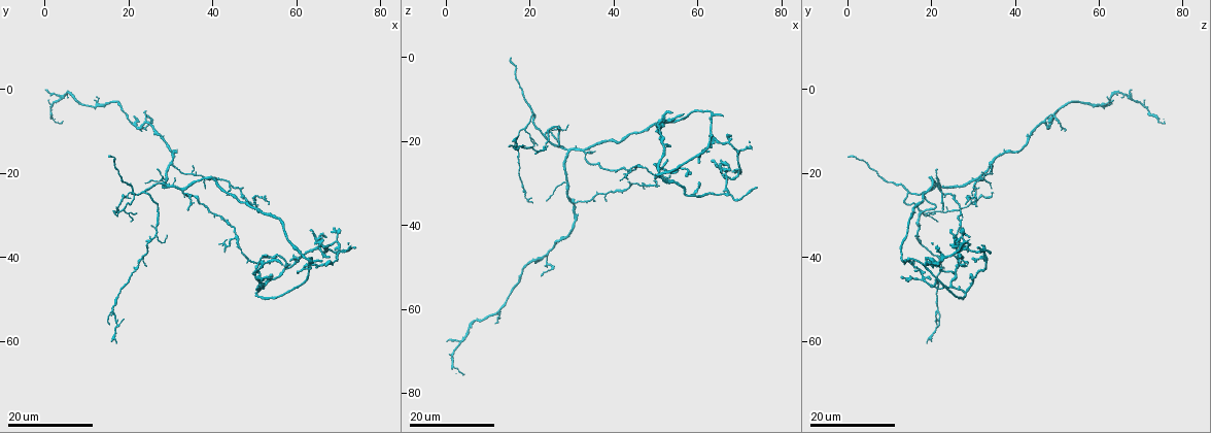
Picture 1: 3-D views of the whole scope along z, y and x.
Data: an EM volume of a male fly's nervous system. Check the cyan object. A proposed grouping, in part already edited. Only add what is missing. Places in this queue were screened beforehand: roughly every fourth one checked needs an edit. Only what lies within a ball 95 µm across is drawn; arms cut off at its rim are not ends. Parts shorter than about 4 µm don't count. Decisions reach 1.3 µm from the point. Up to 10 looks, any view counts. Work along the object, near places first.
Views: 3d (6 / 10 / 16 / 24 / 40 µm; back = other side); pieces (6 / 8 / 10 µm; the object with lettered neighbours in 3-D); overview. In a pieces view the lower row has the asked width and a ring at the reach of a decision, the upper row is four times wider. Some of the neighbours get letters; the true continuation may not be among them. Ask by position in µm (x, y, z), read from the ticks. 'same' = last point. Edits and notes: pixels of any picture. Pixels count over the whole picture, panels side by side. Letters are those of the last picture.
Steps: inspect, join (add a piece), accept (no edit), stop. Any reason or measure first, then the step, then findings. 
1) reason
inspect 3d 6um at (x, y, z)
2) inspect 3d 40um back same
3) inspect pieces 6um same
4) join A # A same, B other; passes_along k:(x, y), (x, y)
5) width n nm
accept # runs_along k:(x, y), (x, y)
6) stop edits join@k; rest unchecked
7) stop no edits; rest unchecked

an open end
inspect 3d 24um at (63.0, 34.0, 24.0)

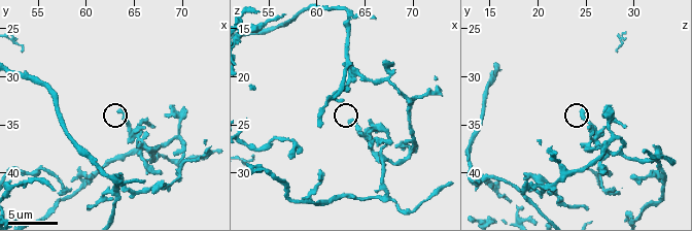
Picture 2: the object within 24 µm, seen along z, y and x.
inspect pieces 8um at (63.4, 33.6, 24.6)

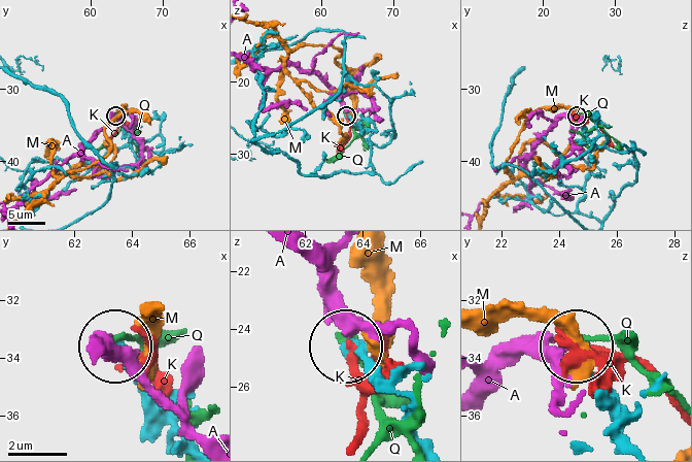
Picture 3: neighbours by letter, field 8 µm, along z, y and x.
accept # A other, K other, M other, Q other; no lettered piece goes on from it

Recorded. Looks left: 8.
long arm stops here
inspect pieces 10um at (60.2, 43.8, 25.0)

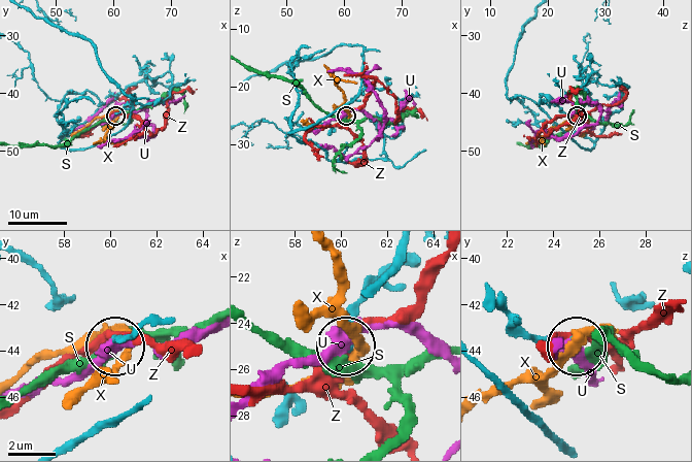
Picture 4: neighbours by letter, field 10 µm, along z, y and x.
width 270 nm
accept # S other, U other, X other, Z other; no lettered piece goes on from it

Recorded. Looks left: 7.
inspect 3d 16um at (53.5, 45.0, 13.0)

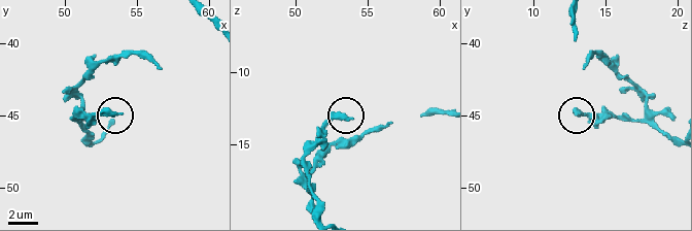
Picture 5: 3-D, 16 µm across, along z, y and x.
inspect pieces 8um at (53.8, 44.8, 13.2)

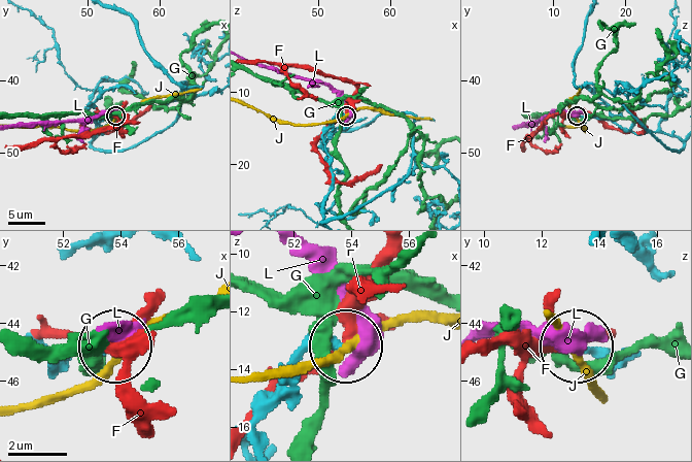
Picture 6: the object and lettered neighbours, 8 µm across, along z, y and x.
accept # F other, G other, J other, L other; no lettered piece goes on from it

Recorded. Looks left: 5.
inspect 3d 10um at (52.6, 39.8, 24.2)

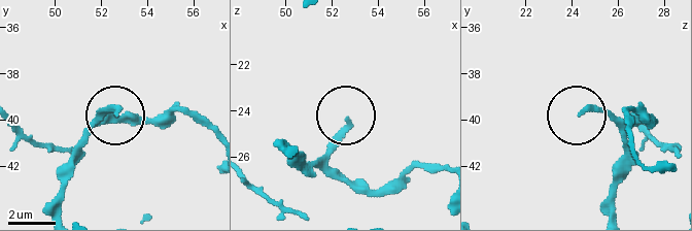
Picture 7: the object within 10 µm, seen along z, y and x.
inspect pieces 10um at (52.7, 39.6, 24.4)

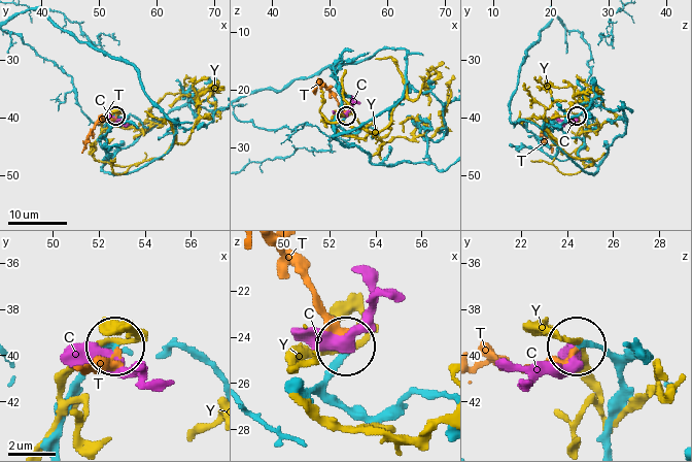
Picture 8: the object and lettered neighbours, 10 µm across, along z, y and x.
width 210 nm
join T # C other, T same, Y other; it goes on there

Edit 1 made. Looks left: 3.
inspect 3d 16um at (34.5, 28.5, 22.5)

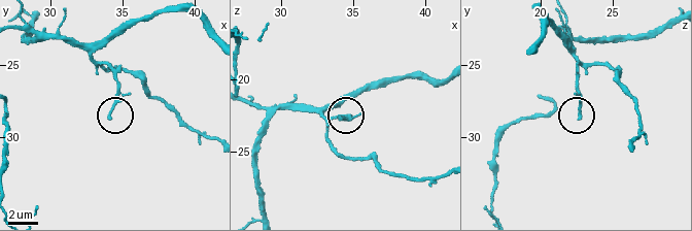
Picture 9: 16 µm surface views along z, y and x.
inspect pieces 10um at (34.0, 28.8, 22.8)

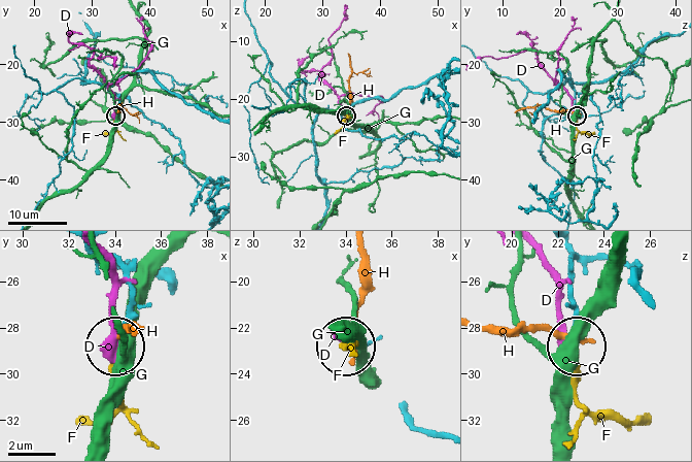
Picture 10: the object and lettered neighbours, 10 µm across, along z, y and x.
join F # D other, F same, G other, H other; passes_along 10:(573, 286), (575, 396), (596, 414), (626, 420), (648, 416); it goes on there

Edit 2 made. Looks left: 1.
stop edits join@8, join@10; rest unchecked

